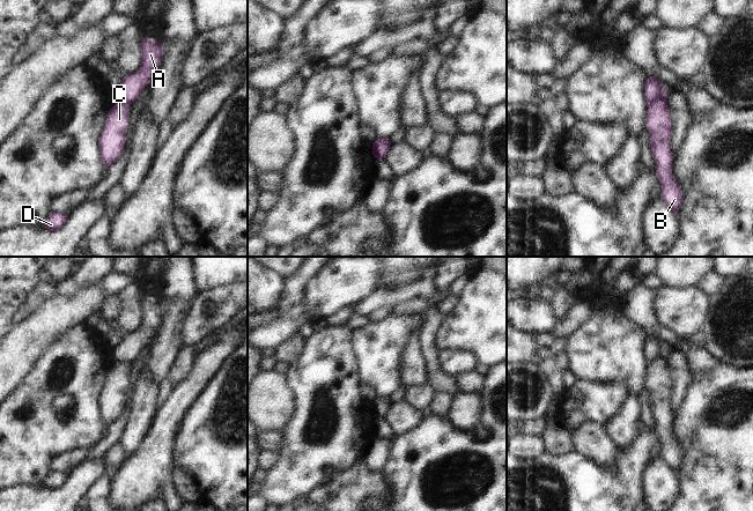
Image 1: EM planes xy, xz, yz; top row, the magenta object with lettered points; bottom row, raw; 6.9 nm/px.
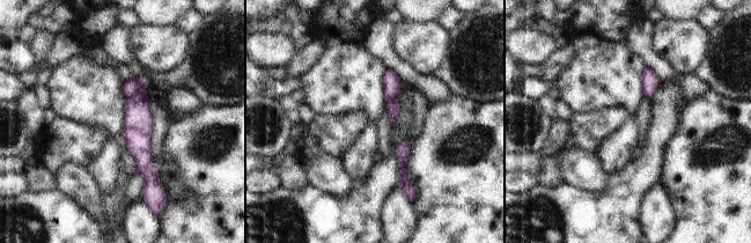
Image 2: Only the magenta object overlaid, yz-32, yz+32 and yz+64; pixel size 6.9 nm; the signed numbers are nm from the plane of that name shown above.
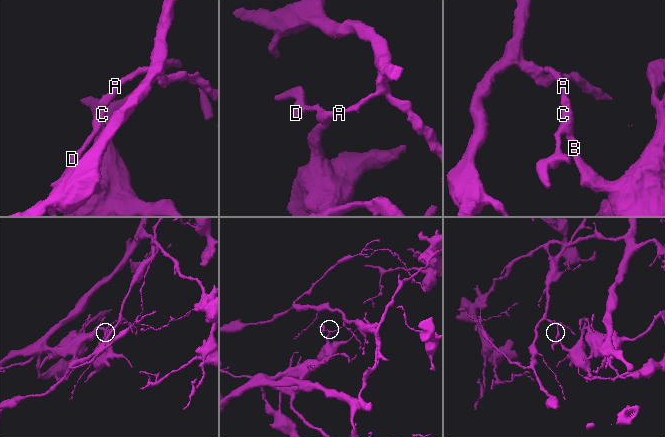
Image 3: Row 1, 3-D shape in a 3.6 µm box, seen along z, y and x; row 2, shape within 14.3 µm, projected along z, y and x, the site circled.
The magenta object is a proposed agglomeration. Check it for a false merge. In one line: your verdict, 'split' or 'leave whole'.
split

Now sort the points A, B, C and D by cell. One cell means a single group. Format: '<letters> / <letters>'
A / B C D

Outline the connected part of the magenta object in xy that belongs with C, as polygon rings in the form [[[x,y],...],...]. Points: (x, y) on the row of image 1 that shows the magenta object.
[[[116,103],[109,110],[104,128],[98,140],[99,156],[106,168],[120,157],[125,147],[128,113],[130,105],[124,103]]]

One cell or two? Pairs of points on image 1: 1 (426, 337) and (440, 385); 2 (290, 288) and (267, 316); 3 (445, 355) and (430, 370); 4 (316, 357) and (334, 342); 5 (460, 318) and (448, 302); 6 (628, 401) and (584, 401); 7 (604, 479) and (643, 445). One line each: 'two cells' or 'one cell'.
1: one cell
2: one cell
3: two cells
4: one cell
5: two cells
6: two cells
7: one cell

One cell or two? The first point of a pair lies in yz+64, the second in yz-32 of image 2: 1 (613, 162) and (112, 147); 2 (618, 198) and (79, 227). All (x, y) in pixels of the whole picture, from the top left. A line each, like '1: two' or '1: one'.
1: one
2: one

